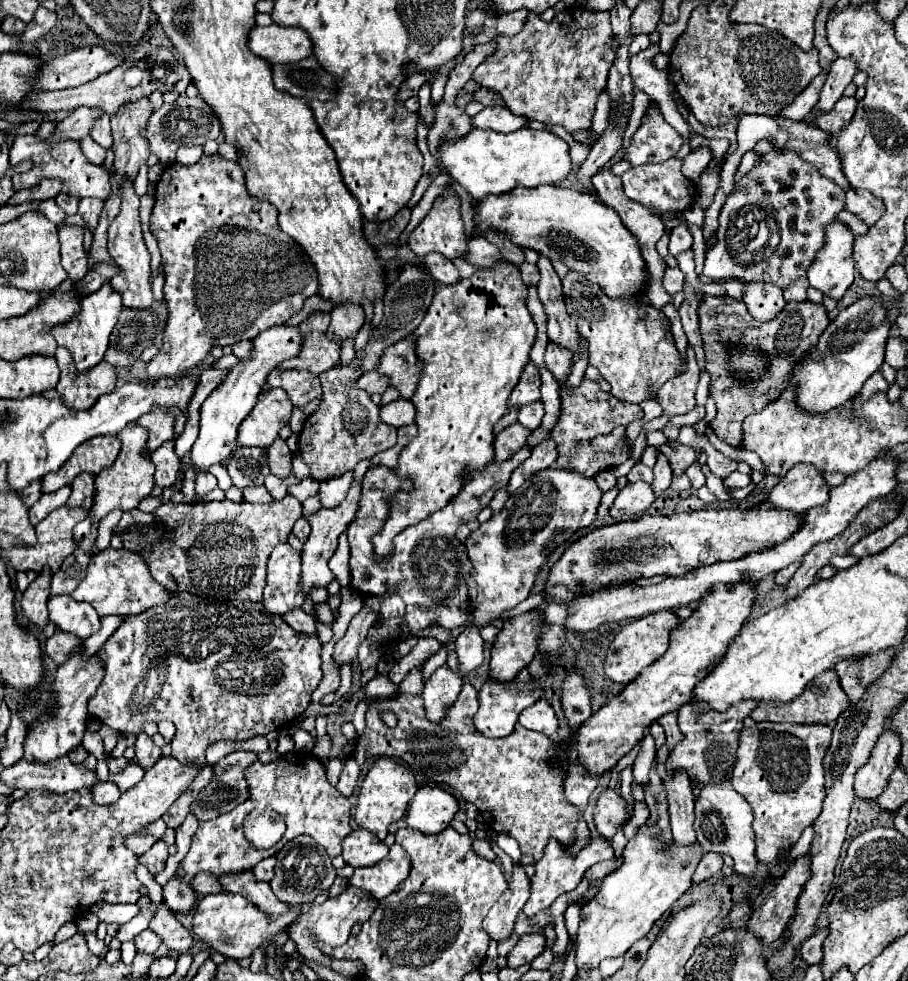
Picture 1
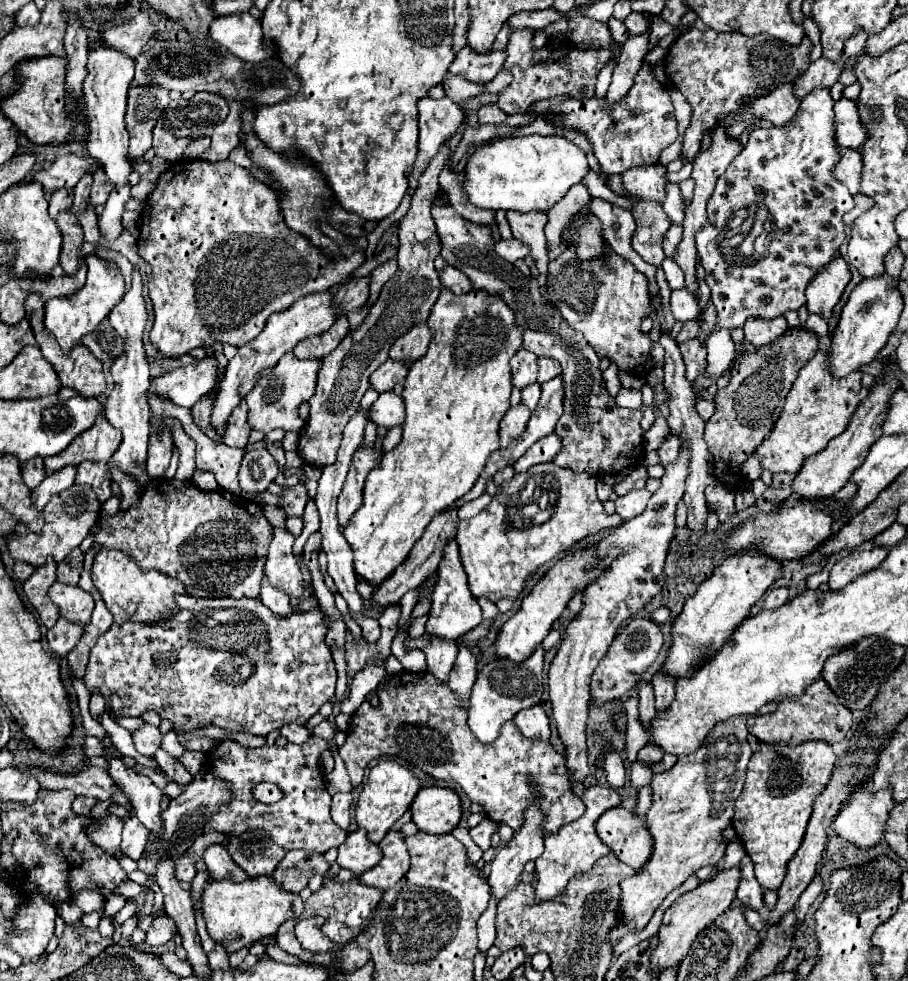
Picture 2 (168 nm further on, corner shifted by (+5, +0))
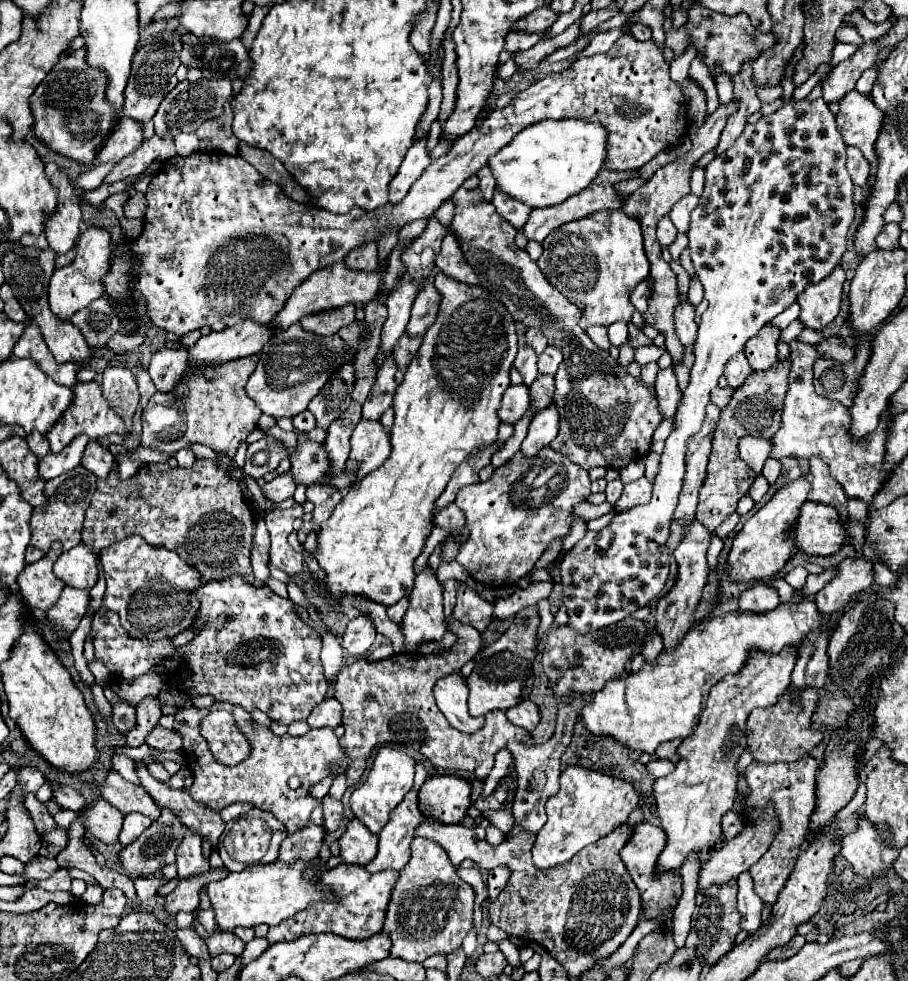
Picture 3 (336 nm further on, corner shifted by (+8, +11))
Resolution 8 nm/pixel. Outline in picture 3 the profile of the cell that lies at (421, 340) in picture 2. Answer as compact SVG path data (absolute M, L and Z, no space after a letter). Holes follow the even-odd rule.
M425 283L421 287L421 291L417 293L417 299L415 299L413 309L411 309L411 321L407 325L409 337L423 335L433 325L437 311L439 311L439 303L441 303L441 295L437 293L435 285Z

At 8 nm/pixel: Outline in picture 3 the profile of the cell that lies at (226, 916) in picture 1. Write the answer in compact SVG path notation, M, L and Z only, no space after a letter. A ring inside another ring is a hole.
M315 857L311 861L297 859L293 865L275 861L269 865L251 865L241 873L229 873L225 879L215 881L207 887L217 925L223 931L231 931L235 927L253 927L259 923L277 925L281 919L297 915L313 901L339 901L339 895L335 891L317 887L317 881L321 879L321 873L325 869L325 863L319 857ZM305 869L317 869L317 873L305 877Z

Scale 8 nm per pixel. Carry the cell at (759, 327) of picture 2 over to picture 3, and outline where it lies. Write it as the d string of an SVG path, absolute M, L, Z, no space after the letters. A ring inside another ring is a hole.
M765 325L755 337L751 337L745 345L745 355L753 371L767 371L777 361L777 339L779 329L773 325Z

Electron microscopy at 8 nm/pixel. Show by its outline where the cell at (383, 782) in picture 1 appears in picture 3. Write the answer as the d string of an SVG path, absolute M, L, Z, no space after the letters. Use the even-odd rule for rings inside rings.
M383 747L377 753L365 783L353 791L351 811L371 833L379 833L385 827L385 823L389 821L393 809L399 805L405 793L413 787L413 775L415 775L415 759L411 755L399 749L393 749L393 747Z

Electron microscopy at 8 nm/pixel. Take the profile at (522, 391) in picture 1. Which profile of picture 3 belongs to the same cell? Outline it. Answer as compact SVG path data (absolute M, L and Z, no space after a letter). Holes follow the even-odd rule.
M531 327L531 329L527 329L525 337L527 337L527 343L535 349L535 353L537 353L537 355L545 351L545 347L547 347L547 339L545 339L545 335L541 333L541 329Z

